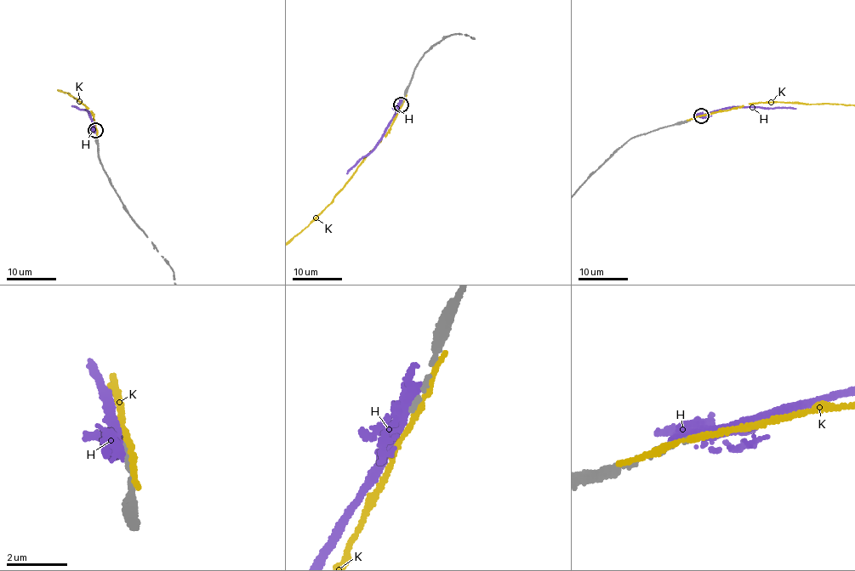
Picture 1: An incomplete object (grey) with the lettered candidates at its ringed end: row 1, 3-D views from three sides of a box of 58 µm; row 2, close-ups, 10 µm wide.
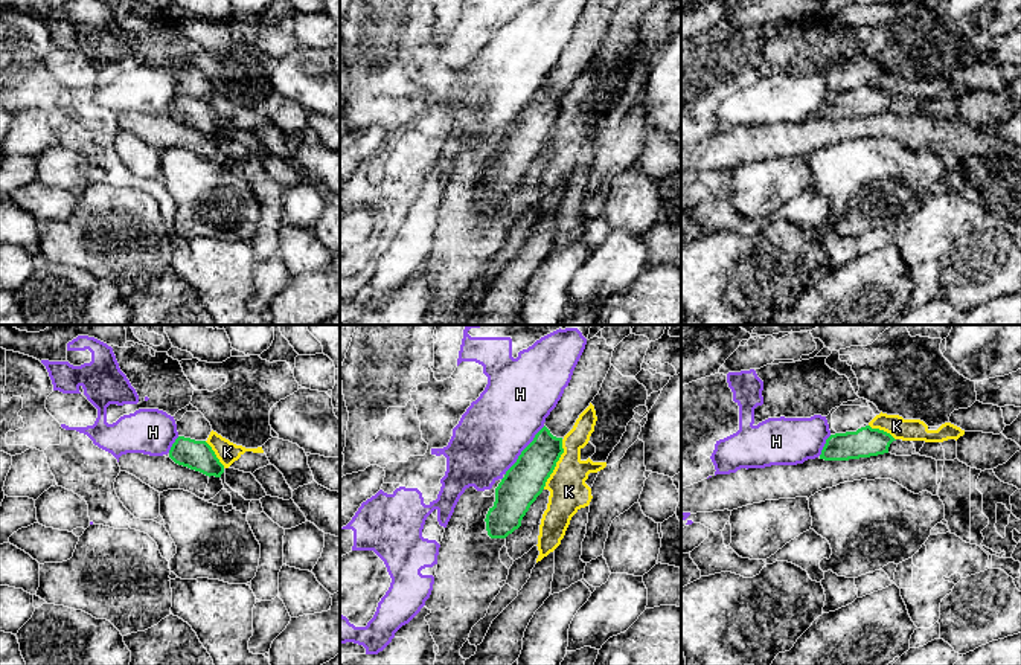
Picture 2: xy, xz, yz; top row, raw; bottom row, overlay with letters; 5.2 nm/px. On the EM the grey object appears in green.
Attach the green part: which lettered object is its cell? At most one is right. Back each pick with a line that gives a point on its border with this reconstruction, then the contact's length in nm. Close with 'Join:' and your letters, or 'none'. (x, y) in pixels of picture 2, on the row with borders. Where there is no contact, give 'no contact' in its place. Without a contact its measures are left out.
Join: none

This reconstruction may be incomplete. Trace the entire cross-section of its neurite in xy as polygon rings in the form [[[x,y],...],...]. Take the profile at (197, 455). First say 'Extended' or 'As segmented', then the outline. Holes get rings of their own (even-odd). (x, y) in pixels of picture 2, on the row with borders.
As segmented. [[[178,436],[169,450],[169,458],[175,464],[200,471],[209,477],[221,477],[224,473],[224,465],[206,441]]]

